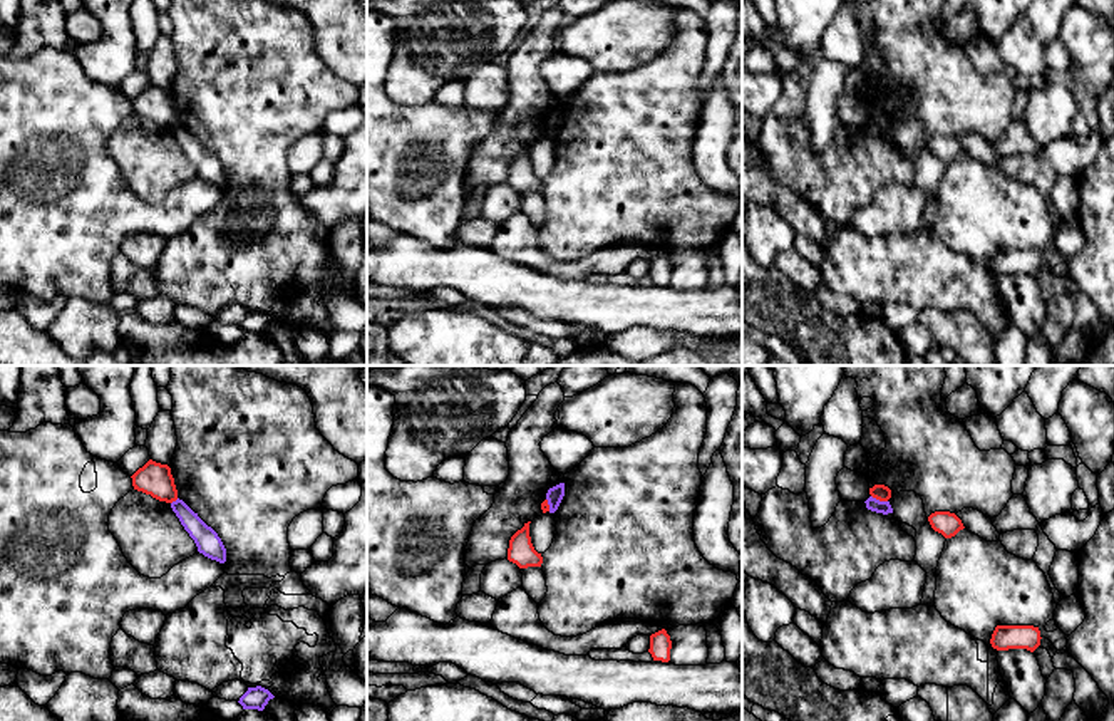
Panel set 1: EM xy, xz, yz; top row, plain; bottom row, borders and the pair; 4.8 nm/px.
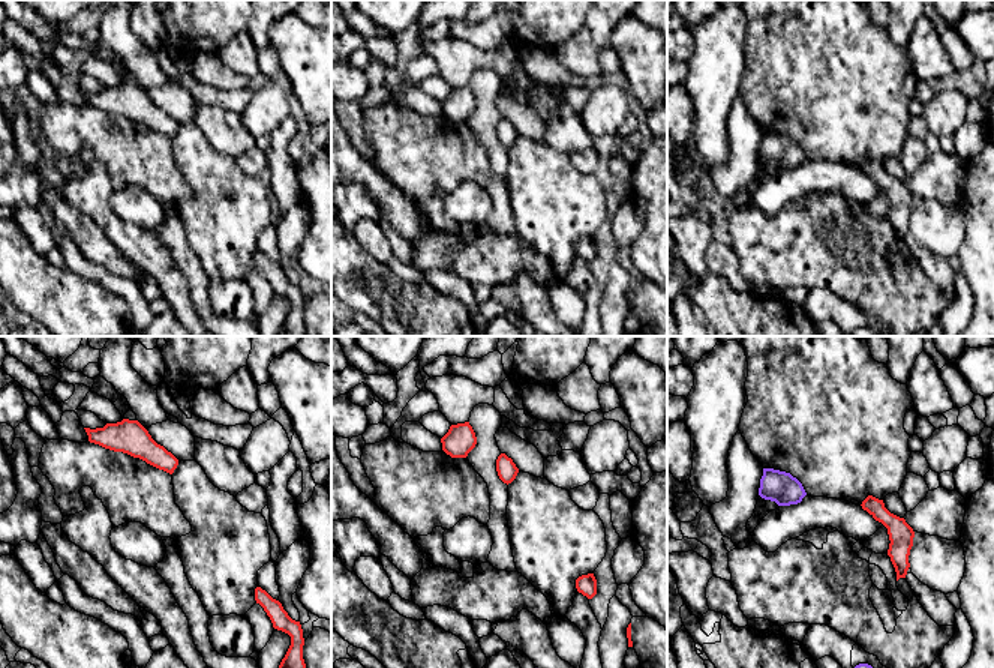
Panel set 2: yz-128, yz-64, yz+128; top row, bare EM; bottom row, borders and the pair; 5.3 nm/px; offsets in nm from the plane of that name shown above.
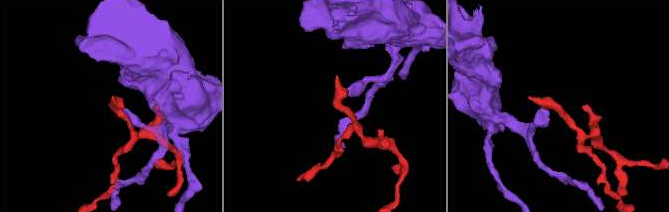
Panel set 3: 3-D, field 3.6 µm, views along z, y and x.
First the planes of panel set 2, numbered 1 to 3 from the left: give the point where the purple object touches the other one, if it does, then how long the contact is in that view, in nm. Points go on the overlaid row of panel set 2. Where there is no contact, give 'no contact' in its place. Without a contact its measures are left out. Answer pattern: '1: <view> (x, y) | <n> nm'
1: no contact
2: no contact
3: no contact

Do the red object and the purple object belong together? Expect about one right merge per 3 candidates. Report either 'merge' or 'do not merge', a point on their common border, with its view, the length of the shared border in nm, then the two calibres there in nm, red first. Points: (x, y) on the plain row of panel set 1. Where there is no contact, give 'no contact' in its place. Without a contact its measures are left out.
do not merge; meets red in yz at (880, 124); contact 90 nm long; 80 nm thick on the red side, 60 nm on the other

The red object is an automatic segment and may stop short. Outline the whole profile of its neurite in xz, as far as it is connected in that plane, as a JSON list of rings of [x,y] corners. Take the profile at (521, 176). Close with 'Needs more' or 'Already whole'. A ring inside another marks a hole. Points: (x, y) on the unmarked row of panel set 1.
[[[531,146],[524,148],[509,164],[508,184],[519,193],[541,191],[543,188],[541,178],[538,178],[531,168],[529,148]]]. Already whole

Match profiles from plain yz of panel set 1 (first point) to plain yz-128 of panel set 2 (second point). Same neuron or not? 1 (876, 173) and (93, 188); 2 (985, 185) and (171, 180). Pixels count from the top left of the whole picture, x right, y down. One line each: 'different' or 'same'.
1: different
2: different

